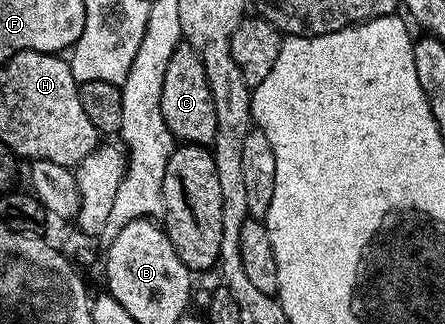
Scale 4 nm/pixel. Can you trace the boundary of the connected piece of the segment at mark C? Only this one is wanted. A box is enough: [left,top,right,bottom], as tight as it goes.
[160,44,219,146]

